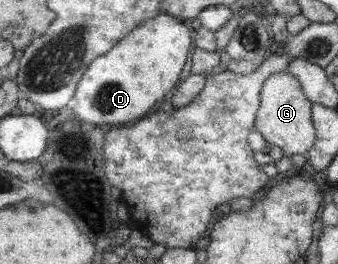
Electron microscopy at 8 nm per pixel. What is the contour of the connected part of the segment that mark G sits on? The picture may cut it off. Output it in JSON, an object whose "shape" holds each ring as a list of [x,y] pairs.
{"shape":[[[286,70],[266,76],[258,92],[258,109],[255,130],[261,133],[268,146],[278,146],[282,156],[301,154],[305,156],[315,143],[315,126],[312,124],[312,101],[304,95],[300,81]]]}

